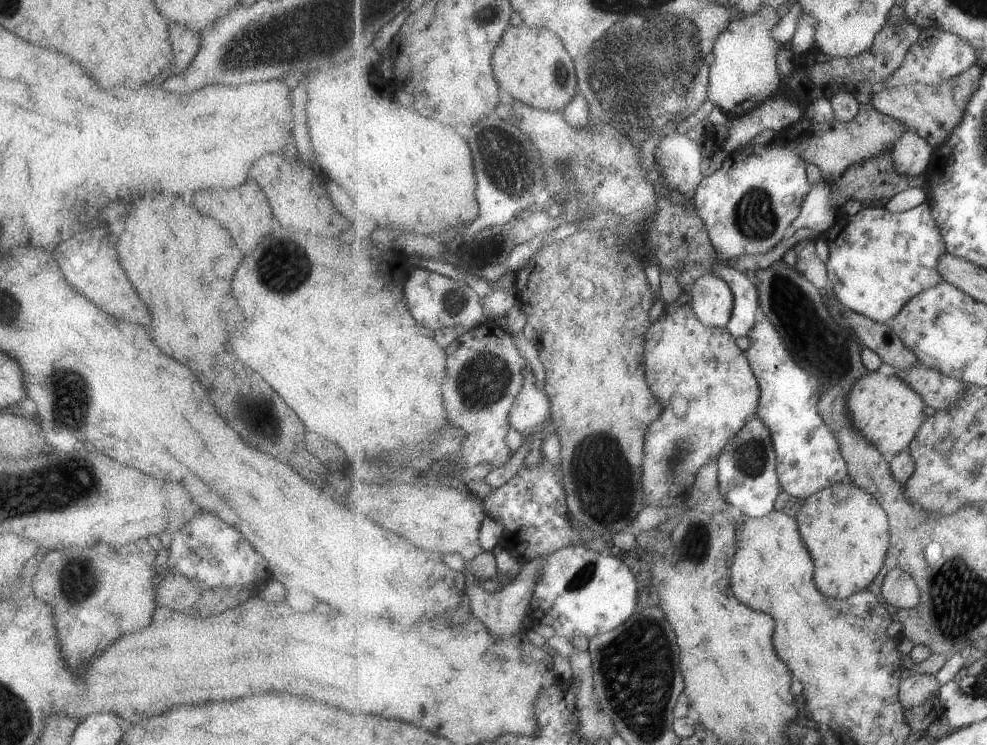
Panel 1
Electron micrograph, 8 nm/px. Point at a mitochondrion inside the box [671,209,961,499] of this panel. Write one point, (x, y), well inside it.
(834, 365)

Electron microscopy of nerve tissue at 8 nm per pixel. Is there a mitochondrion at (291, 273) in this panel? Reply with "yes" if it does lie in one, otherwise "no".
yes

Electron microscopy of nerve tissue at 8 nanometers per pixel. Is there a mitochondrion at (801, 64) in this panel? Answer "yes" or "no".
no

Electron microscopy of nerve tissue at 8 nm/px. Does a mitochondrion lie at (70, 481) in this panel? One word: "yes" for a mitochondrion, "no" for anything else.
yes

